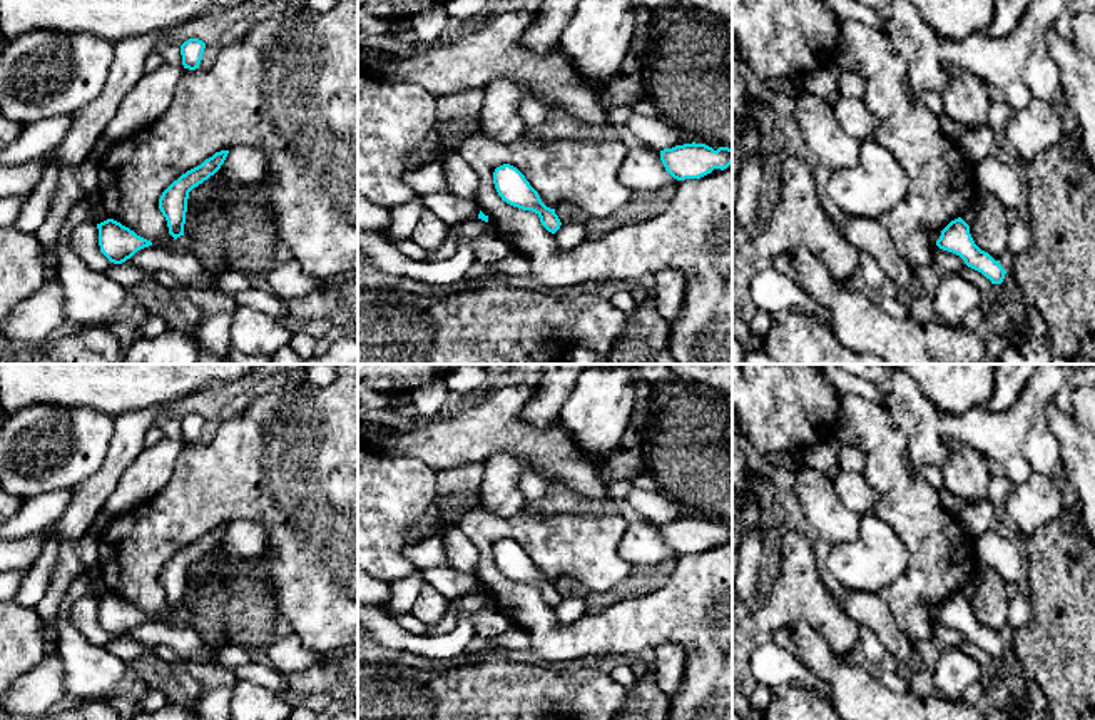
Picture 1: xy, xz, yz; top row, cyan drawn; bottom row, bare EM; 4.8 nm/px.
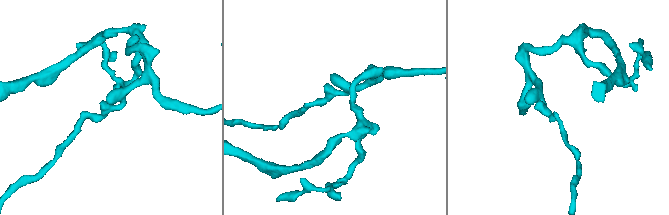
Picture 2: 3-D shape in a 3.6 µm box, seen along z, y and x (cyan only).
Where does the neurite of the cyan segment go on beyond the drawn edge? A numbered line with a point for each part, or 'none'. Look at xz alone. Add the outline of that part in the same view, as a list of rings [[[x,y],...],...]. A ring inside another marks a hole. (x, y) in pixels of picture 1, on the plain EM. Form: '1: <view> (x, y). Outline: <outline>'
none

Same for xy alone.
none

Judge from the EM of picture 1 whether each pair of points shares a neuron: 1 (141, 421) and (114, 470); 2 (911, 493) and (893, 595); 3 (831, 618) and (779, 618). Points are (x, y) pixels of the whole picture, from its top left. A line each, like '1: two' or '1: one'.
1: one
2: one
3: one

